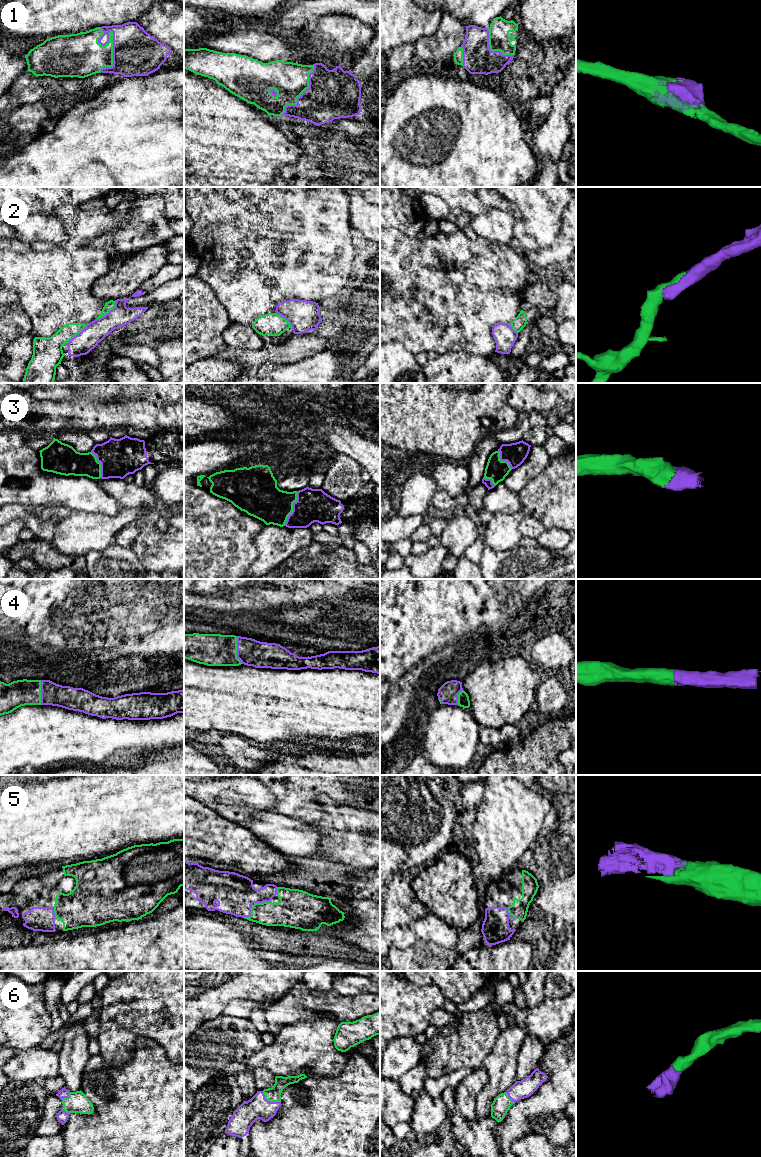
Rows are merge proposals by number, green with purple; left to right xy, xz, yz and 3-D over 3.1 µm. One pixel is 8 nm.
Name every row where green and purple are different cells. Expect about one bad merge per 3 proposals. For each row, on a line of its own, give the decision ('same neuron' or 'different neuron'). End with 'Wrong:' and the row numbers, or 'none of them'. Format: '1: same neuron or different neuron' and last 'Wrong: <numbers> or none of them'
1: same neuron
2: different neuron
3: same neuron
4: same neuron
5: same neuron
6: same neuron
Wrong: 2

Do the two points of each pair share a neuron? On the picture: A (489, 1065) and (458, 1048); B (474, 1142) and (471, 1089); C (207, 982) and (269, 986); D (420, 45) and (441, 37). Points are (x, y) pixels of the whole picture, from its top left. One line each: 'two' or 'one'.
A: two
B: one
C: one
D: one

